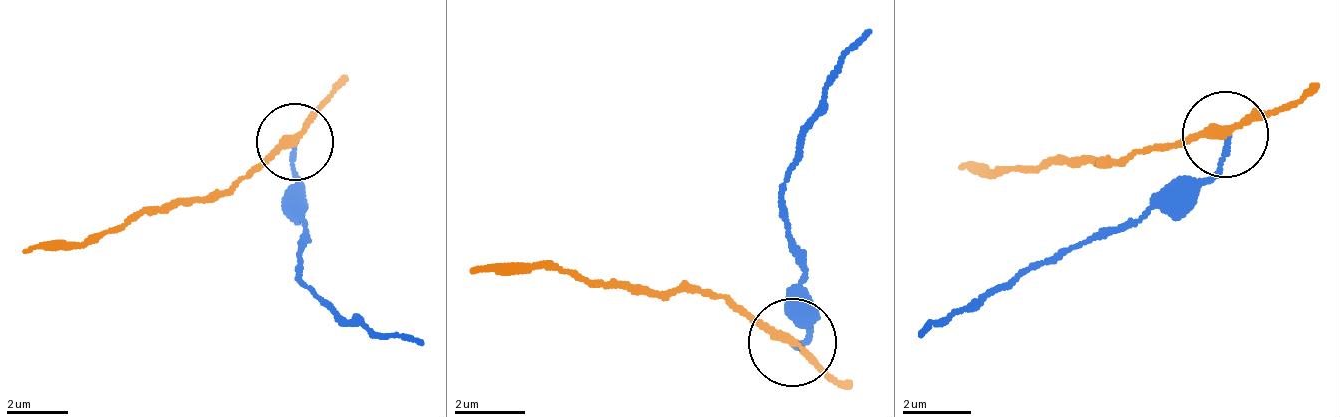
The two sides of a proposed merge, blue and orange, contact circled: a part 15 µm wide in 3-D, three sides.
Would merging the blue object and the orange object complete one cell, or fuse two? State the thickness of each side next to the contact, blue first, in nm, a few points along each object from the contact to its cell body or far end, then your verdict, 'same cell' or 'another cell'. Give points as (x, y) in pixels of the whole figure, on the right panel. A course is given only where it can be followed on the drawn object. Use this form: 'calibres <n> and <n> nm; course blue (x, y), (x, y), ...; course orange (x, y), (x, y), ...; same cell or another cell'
calibres 150 and 240 nm; course blue (1228, 136), (1209, 179), (1158, 198), (964, 309), (923, 338); course orange (1228, 136), (1118, 159), (1081, 155), (994, 176), (961, 165); another cell

